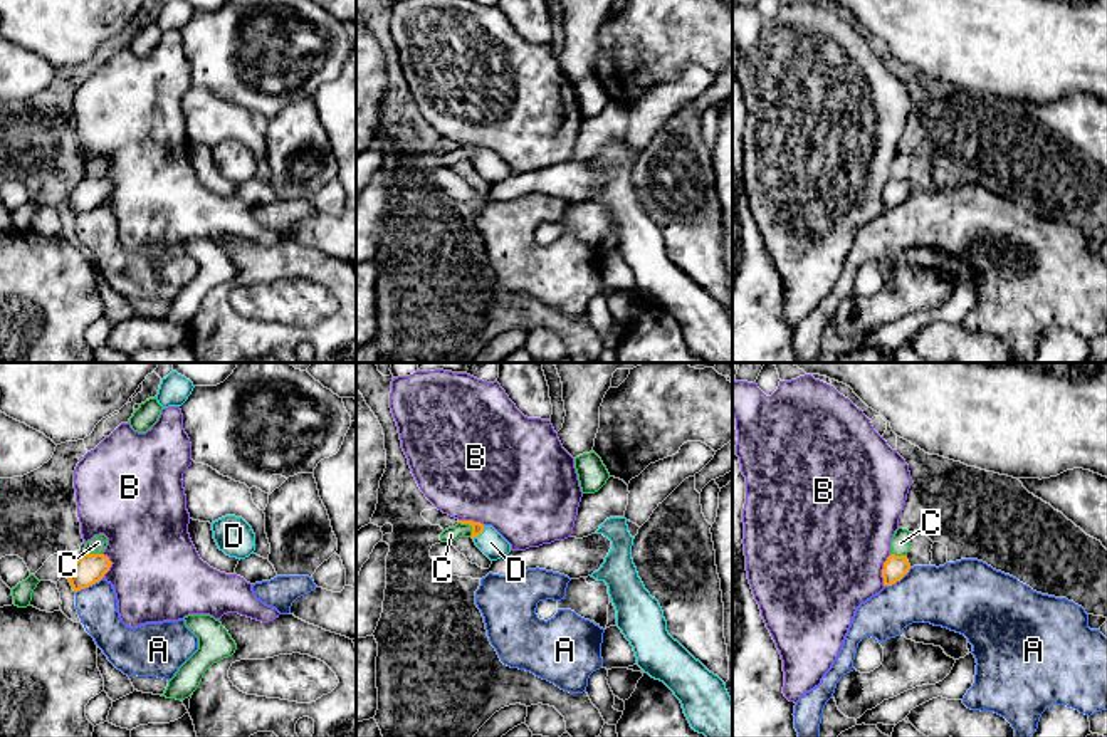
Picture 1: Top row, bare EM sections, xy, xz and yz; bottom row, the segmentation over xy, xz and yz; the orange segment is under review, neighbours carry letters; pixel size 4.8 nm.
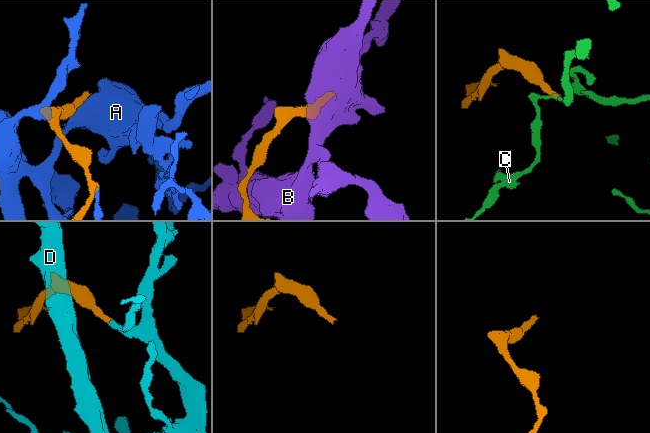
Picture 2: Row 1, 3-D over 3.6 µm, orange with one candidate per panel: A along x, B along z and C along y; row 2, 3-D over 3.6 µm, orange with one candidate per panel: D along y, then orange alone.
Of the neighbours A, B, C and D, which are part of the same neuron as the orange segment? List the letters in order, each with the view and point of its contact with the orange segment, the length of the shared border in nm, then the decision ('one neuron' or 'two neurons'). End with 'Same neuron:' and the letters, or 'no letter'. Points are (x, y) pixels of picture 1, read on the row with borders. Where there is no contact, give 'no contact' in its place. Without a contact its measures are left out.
A: meets orange in yz at (897, 580); contact 160 nm long; two neurons
B: meets orange in yz at (882, 571); contact 160 nm long; two neurons
C: meets orange in xz at (469, 524); contact 100 nm long; two neurons
D: meets orange in xz at (479, 534); contact 90 nm long; one neuron
Same neuron: D

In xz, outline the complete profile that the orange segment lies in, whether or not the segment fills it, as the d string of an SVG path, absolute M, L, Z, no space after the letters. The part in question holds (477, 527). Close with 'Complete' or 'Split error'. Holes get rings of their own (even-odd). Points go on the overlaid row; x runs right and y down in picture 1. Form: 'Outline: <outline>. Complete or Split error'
Outline: M459 520L472 527L475 546L491 559L497 561L511 552L511 544L492 527L474 520Z. Split error

